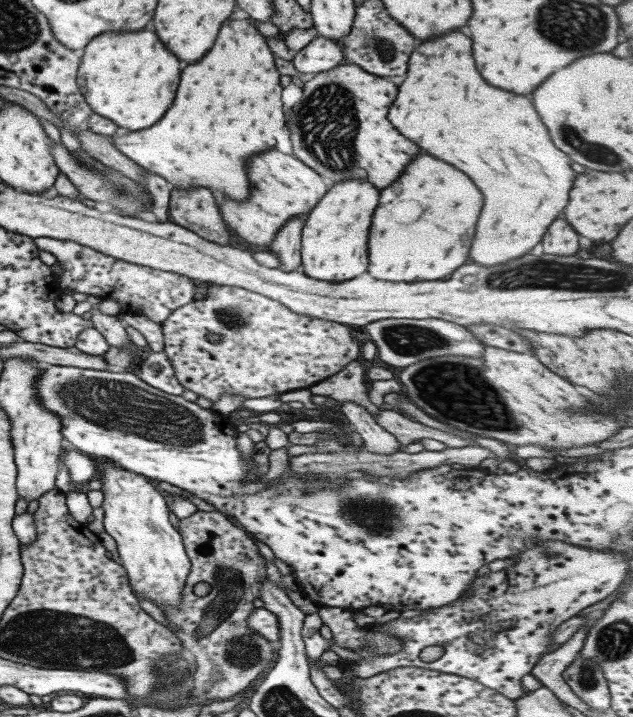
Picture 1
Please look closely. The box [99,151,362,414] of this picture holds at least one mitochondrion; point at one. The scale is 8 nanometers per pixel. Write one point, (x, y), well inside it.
(236, 318)

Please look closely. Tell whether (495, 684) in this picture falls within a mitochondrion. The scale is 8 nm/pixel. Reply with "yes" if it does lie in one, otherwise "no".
no

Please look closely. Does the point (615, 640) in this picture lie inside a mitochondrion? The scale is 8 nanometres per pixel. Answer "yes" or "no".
yes

